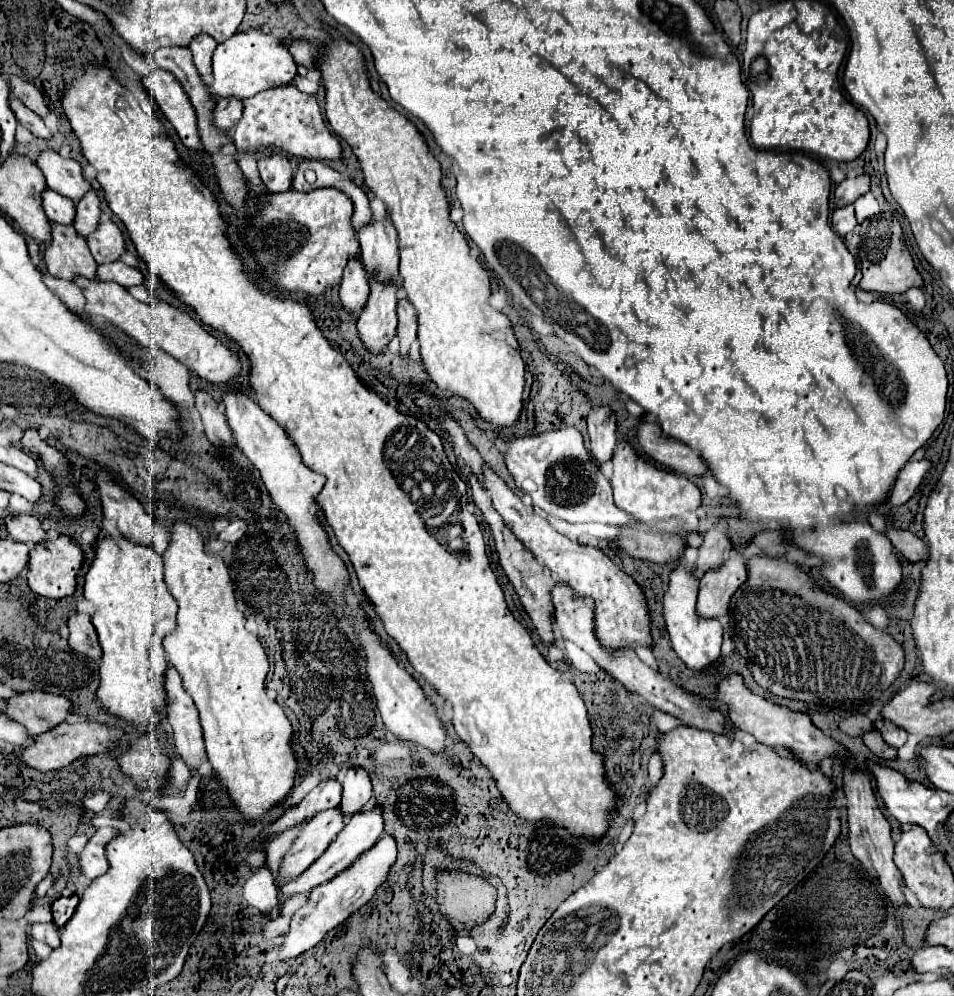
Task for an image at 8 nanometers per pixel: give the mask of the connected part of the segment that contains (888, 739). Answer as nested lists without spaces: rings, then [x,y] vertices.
[[[881,719],[875,721],[875,729],[883,735],[883,741],[885,741],[887,745],[895,747],[895,749],[901,747],[901,745],[907,741],[907,733],[905,733],[903,729],[897,729],[895,725],[889,725],[889,723],[881,721]]]

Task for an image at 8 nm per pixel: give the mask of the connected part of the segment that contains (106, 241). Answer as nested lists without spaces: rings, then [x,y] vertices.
[[[103,221],[99,229],[87,239],[91,255],[95,261],[109,263],[109,261],[119,261],[121,255],[125,253],[125,239],[121,229],[113,221]]]

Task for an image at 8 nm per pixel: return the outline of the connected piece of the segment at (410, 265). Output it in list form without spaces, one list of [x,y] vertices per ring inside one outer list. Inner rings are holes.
[[[333,35],[333,41],[335,41],[333,53],[329,53],[325,61],[321,61],[323,65],[319,69],[327,89],[325,117],[333,127],[333,131],[351,145],[353,153],[361,163],[365,183],[375,193],[375,197],[379,197],[385,203],[385,209],[393,223],[389,225],[389,219],[369,223],[369,227],[357,233],[365,271],[369,277],[377,279],[383,285],[387,283],[401,285],[403,277],[403,289],[407,293],[407,299],[417,311],[417,327],[419,327],[417,339],[421,345],[423,367],[431,383],[435,383],[435,387],[445,397],[465,399],[471,405],[473,413],[481,417],[485,423],[513,429],[517,427],[523,407],[525,363],[519,355],[519,343],[513,335],[511,321],[489,305],[491,285],[487,271],[479,265],[477,259],[469,255],[469,245],[465,237],[459,233],[457,225],[449,219],[449,203],[445,191],[441,189],[441,167],[437,159],[429,153],[427,143],[417,131],[417,127],[371,91],[363,55],[359,53],[359,49],[347,43],[339,35]]]

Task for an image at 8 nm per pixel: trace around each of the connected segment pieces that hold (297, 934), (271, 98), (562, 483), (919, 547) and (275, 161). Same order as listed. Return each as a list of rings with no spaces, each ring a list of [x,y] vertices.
[[[385,833],[377,841],[377,845],[367,849],[353,865],[349,865],[349,869],[345,869],[339,875],[335,875],[331,881],[327,881],[323,885],[317,885],[311,891],[311,901],[293,915],[291,927],[285,933],[283,943],[281,943],[279,959],[297,957],[303,951],[315,947],[331,929],[335,929],[351,913],[361,909],[377,893],[377,889],[387,881],[387,875],[389,875],[391,867],[395,865],[395,861],[397,861],[397,841],[391,835]]]
[[[291,83],[265,89],[243,101],[243,117],[233,131],[233,143],[241,153],[273,151],[317,161],[335,161],[341,157],[341,143],[325,125],[317,97],[301,93]]]
[[[575,427],[513,439],[503,457],[509,473],[515,479],[515,485],[523,493],[529,493],[533,497],[533,505],[545,513],[569,523],[597,521],[607,525],[625,525],[629,521],[629,515],[615,507],[611,485],[603,477],[599,465],[587,453],[583,437]]]
[[[887,527],[885,535],[891,539],[895,551],[901,557],[905,557],[907,561],[917,563],[917,561],[925,561],[927,559],[927,553],[925,553],[927,543],[923,539],[919,539],[915,533],[903,531],[903,529],[895,529],[895,527]]]
[[[269,155],[259,159],[259,173],[263,185],[269,193],[285,193],[291,189],[293,183],[293,169],[287,157],[283,155]]]

